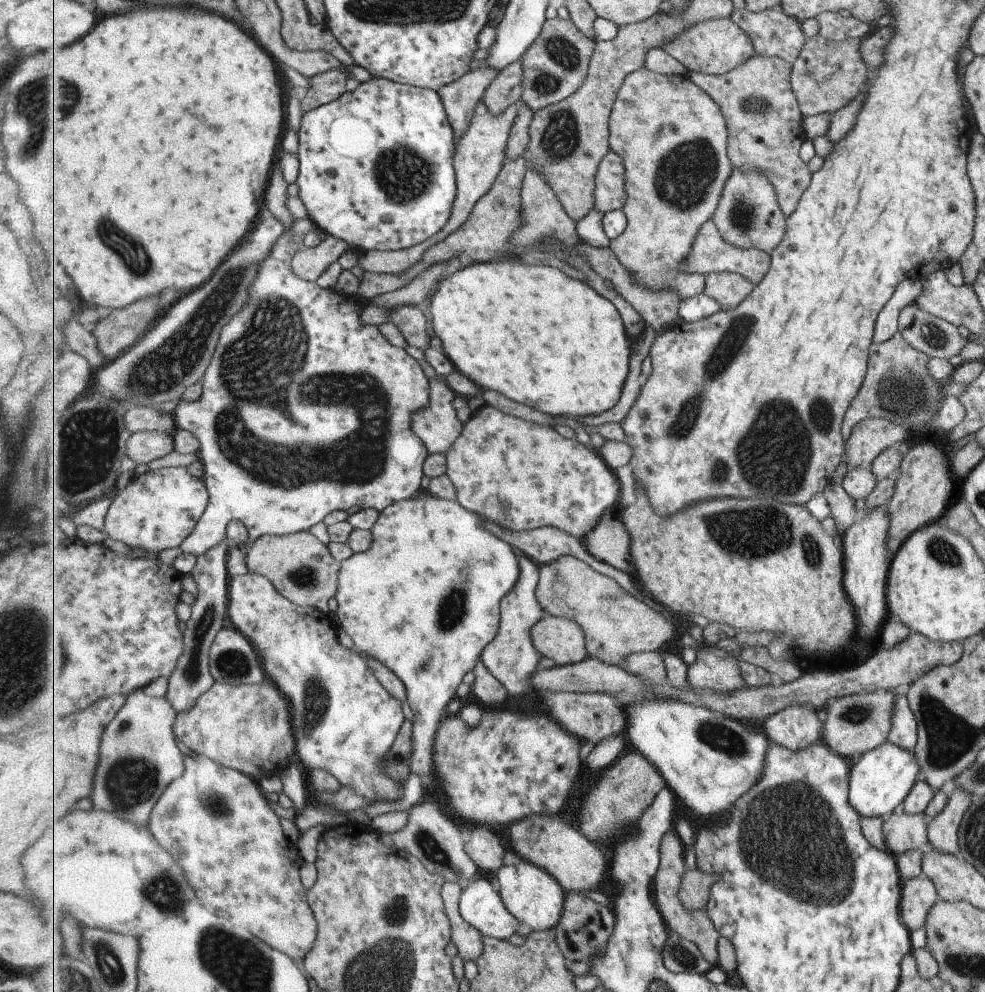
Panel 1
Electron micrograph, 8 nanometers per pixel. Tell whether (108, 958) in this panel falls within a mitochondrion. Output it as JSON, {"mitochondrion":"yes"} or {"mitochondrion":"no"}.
{"mitochondrion":"yes"}

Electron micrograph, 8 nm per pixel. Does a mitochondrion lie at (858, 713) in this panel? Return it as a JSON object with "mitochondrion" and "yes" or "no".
{"mitochondrion":"yes"}

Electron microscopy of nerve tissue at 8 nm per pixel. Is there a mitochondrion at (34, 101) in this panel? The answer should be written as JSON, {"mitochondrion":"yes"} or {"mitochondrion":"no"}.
{"mitochondrion":"yes"}

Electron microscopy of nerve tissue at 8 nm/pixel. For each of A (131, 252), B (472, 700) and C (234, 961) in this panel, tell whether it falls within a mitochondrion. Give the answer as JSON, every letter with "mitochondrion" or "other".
{"A":"mitochondrion","B":"other","C":"mitochondrion"}

